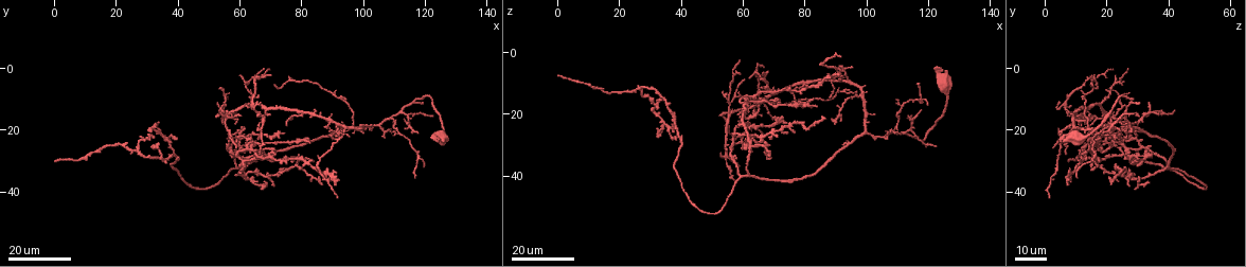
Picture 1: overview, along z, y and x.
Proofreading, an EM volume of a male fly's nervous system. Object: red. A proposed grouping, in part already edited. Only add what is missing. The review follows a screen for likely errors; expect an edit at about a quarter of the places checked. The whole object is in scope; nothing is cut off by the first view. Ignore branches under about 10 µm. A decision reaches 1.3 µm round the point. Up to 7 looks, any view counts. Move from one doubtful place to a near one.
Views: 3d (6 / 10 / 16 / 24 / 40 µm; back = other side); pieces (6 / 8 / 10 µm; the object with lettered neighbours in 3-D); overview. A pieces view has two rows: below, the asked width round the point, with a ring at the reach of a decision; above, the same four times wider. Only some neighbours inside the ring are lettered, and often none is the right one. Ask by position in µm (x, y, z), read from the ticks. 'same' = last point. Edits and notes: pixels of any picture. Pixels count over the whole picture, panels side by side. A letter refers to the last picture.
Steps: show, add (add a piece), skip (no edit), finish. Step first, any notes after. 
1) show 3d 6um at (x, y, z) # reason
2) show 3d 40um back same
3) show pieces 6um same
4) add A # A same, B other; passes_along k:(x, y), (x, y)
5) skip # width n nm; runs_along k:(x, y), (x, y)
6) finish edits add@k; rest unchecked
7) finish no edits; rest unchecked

show 3d 24um at (117, 21, 18) # tapers out

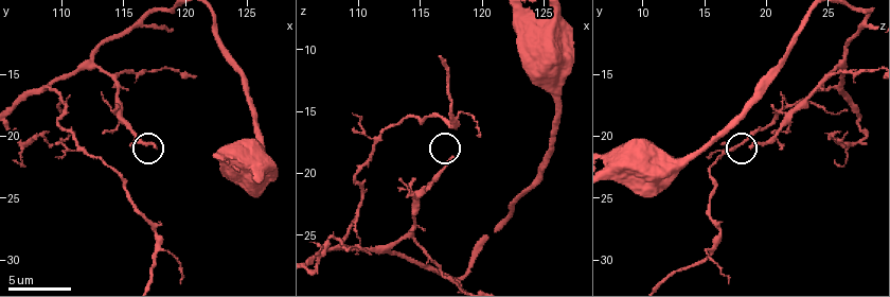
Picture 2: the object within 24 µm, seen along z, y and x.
show pieces 10um at (117.4, 20.8, 18.8)

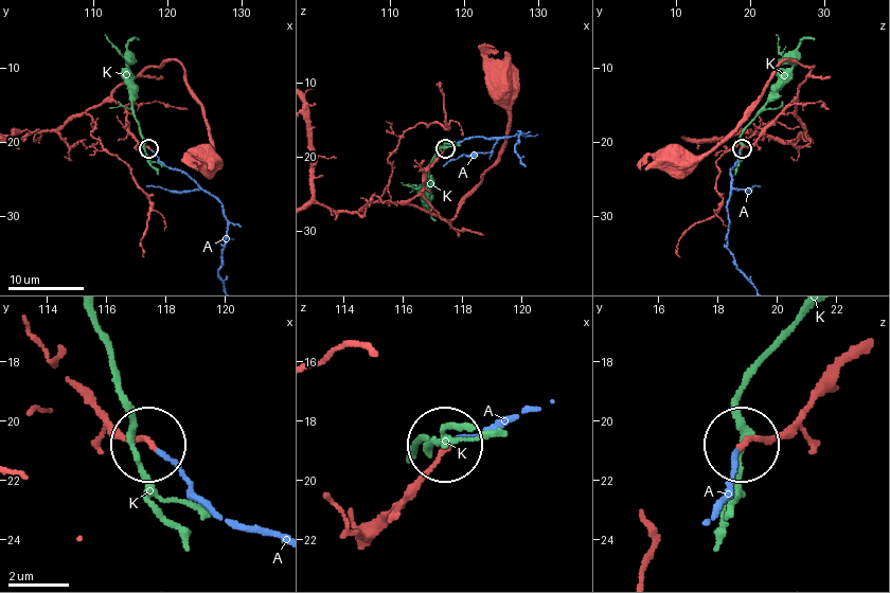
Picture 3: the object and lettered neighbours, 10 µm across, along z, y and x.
add A # A same, K other; passes_along 3:(819, 392), (783, 427), (741, 447), (730, 492), (715, 510); it goes on there

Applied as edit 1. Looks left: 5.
show overview # redraw

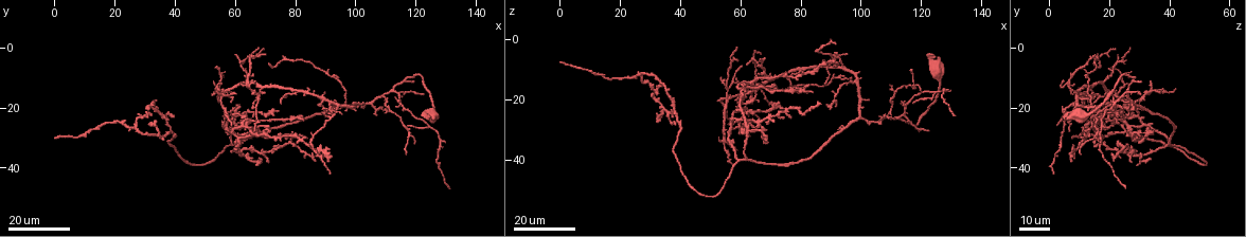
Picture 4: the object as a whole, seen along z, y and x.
show 3d 16um at (74, 21, 23) # tapers out

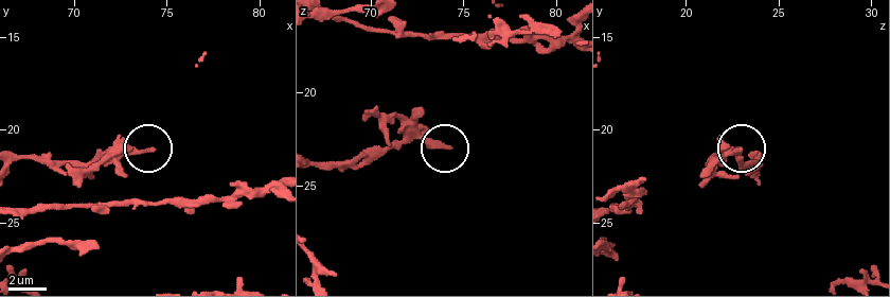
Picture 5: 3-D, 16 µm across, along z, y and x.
show pieces 8um at (74.2, 21.1, 22.9)

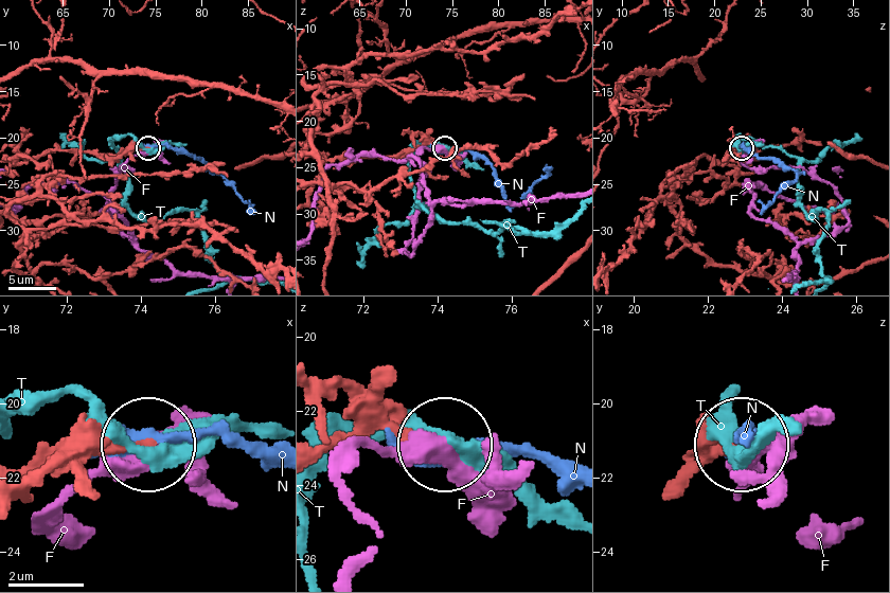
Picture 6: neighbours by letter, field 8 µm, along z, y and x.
skip # F other, N other, T other; no lettered piece goes on from it

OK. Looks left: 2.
show 3d 24um at (67, 38, 29) # free end

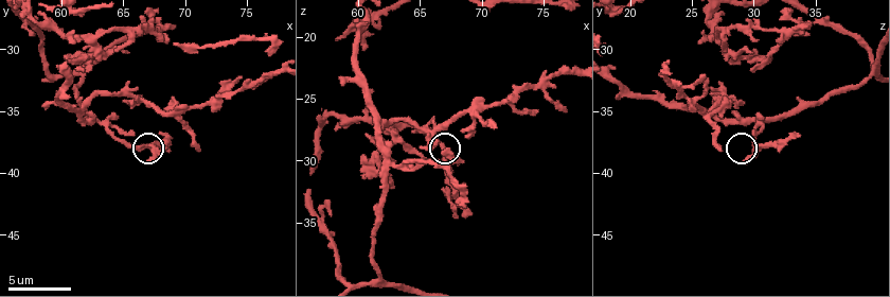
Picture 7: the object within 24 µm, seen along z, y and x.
show pieces 8um at (67.2, 39.2, 29.0)

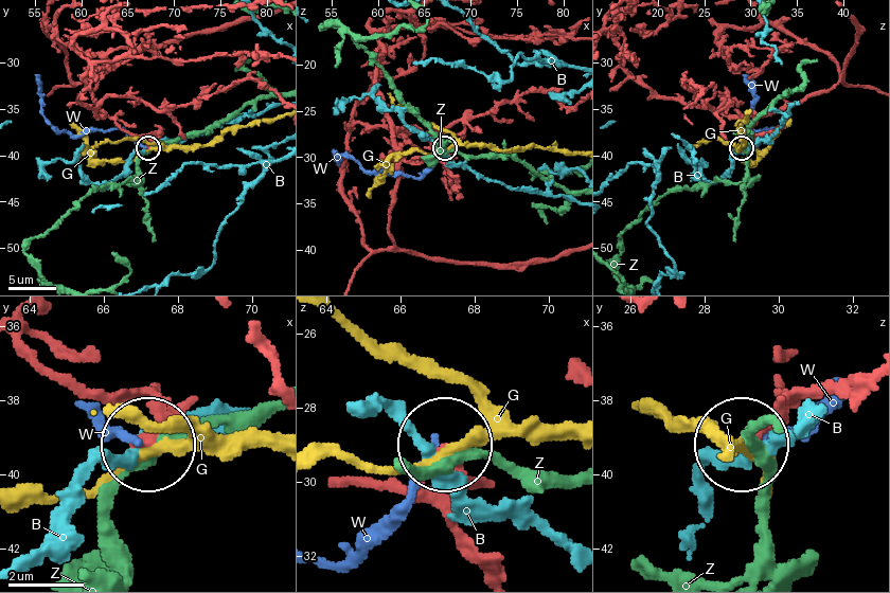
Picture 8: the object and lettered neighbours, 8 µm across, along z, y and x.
skip # width 310 nm; B other, G other, W other, Z other; none of them fits

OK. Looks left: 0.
finish edits add@3; rest unchecked

